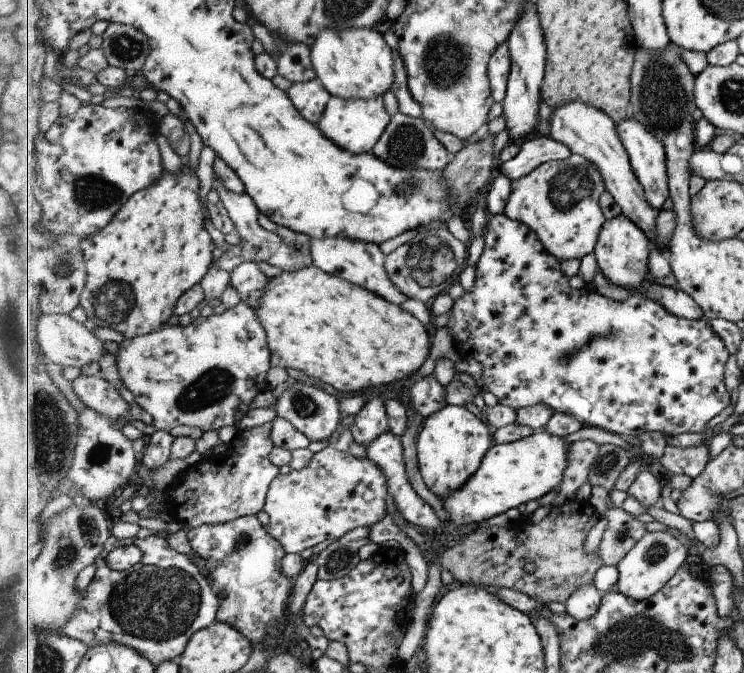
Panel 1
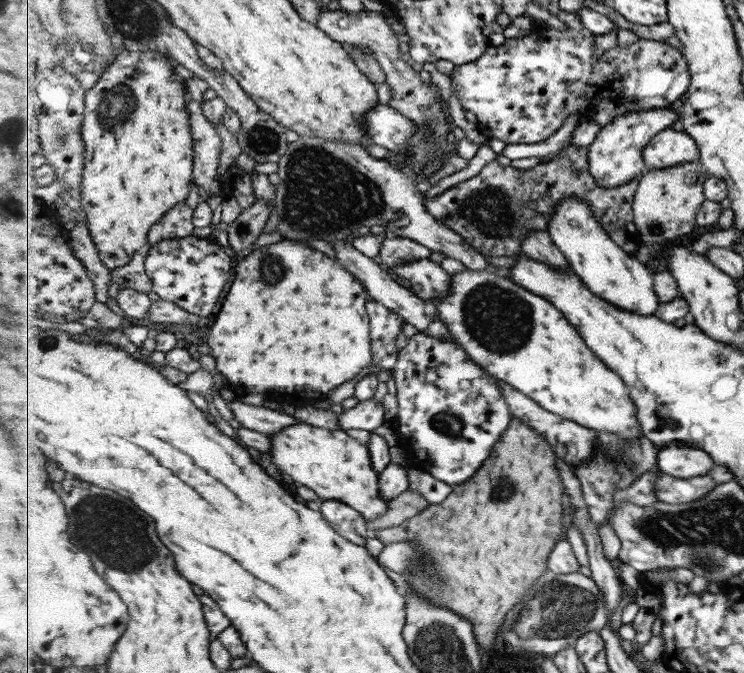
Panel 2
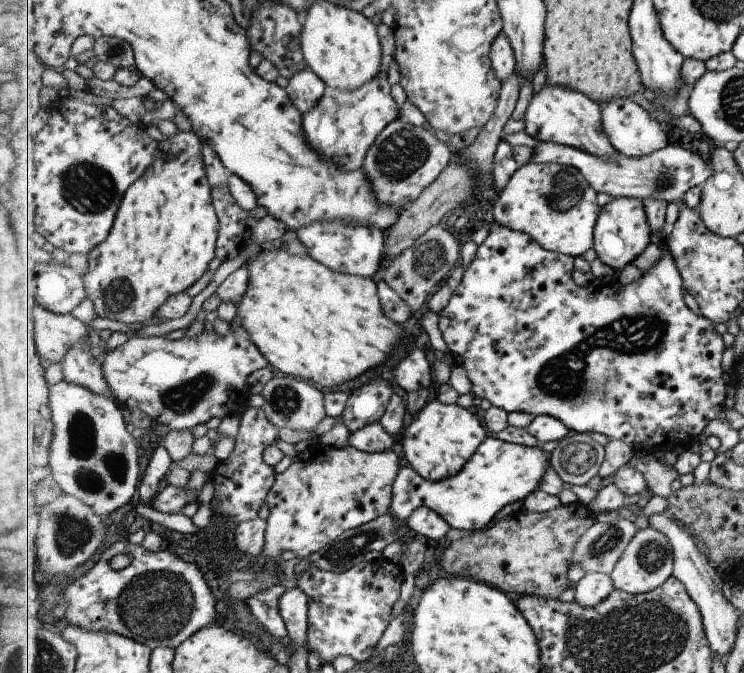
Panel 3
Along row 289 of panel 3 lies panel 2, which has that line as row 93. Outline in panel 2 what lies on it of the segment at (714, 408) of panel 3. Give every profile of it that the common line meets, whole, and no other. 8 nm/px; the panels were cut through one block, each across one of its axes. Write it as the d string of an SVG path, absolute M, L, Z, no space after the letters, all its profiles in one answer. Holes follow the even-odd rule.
M540 24L534 25L533 30L529 35L518 38L509 38L504 41L502 45L491 46L488 51L485 52L481 59L475 60L473 63L465 65L457 65L451 73L451 84L456 92L457 98L461 106L473 114L477 118L477 125L479 126L481 133L487 138L498 138L506 145L508 144L537 144L551 138L559 128L561 128L567 118L579 111L579 116L582 118L592 118L595 114L595 104L608 98L618 102L620 99L630 99L637 107L636 110L651 110L651 109L663 109L669 106L671 102L677 102L681 96L687 94L689 85L692 83L692 73L688 70L688 61L685 59L685 55L682 49L675 48L664 41L655 41L649 39L641 39L637 41L634 47L621 48L618 45L615 48L611 48L609 52L605 52L601 59L597 59L597 34L594 34L589 28L581 28L581 30L573 30L573 28L567 27L565 30L555 30L553 28L544 28Z

